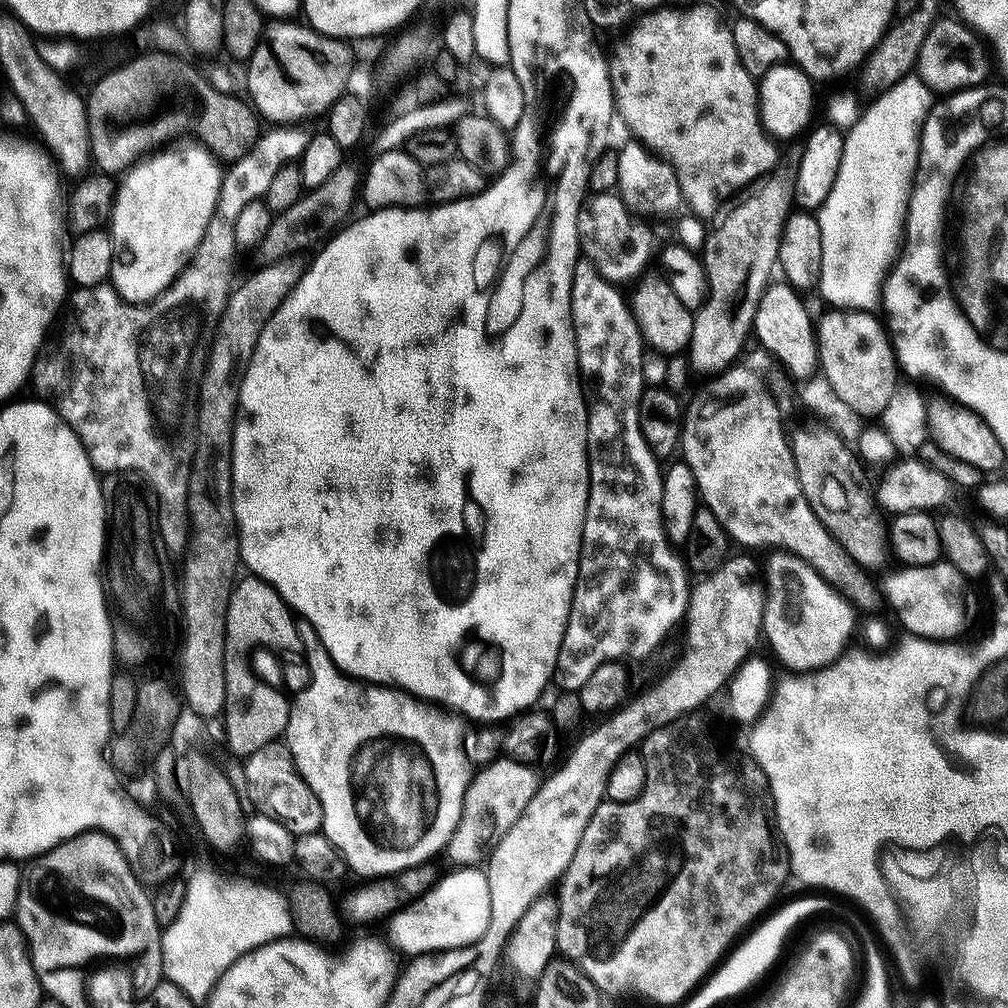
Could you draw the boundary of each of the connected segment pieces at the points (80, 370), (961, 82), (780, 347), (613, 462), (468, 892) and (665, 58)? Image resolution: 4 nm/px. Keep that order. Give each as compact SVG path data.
M299 123L269 127L269 132L261 131L256 136L247 152L244 152L241 157L227 165L222 178L222 186L220 187L220 197L216 203L214 214L206 226L206 234L202 234L202 242L198 242L194 254L188 260L188 265L180 271L178 278L165 292L158 294L152 300L147 300L145 304L131 304L129 300L123 300L111 283L108 282L95 284L89 288L73 287L66 297L66 307L59 317L58 327L51 333L50 338L45 339L44 347L37 354L36 361L32 367L30 384L31 387L36 387L35 395L51 404L55 408L56 413L71 426L74 434L78 434L78 438L82 442L82 446L86 450L86 454L97 473L134 472L150 485L153 494L156 496L158 530L164 543L164 551L169 557L183 557L189 550L189 539L192 535L191 518L188 516L187 492L190 486L190 474L195 458L196 439L199 430L200 387L203 382L205 368L208 365L209 352L212 349L212 341L216 336L216 329L219 326L222 314L226 310L228 298L231 296L234 287L232 275L236 272L236 255L238 255L236 239L234 238L234 222L238 222L242 210L246 206L250 206L250 202L264 197L267 188L270 187L271 180L274 178L274 174L278 174L278 170L282 170L282 166L299 161L301 154L303 154L306 146L313 138L313 133L311 131L307 132L304 128L306 127L301 126Z
M937 19L930 34L926 34L926 42L922 42L915 71L936 94L951 94L964 88L975 88L987 81L984 79L988 76L988 52L984 46L985 41L959 19Z
M787 282L776 283L769 283L768 289L764 291L762 298L758 302L758 310L752 323L755 339L760 339L761 346L796 379L796 382L811 380L818 372L818 353L816 350L814 321L806 314L801 293Z
M581 258L576 261L574 266L574 274L572 275L572 293L570 294L570 306L572 307L572 325L574 326L574 334L576 335L576 357L580 363L580 375L582 377L582 383L586 393L586 399L588 401L588 505L586 506L586 518L584 519L584 529L582 530L582 546L580 547L580 569L578 570L578 578L576 579L576 585L574 586L574 594L572 595L572 605L570 606L570 614L568 615L568 621L566 622L566 630L564 631L564 637L562 638L562 646L558 650L558 658L556 659L556 670L554 673L555 683L560 683L559 686L563 691L576 692L585 682L590 678L590 674L594 674L594 670L598 670L598 666L603 664L614 664L617 662L629 662L628 660L644 660L664 639L668 636L668 631L675 626L676 623L685 619L688 611L688 599L690 593L690 583L688 584L688 576L690 577L689 569L686 567L686 561L679 551L674 547L671 540L668 538L668 531L664 529L664 519L662 518L662 486L664 485L664 477L662 475L662 464L655 454L650 450L650 446L646 446L646 438L642 434L640 429L640 399L644 393L646 387L644 379L642 378L642 358L646 351L646 341L643 336L640 335L640 328L636 324L636 319L632 316L632 309L629 301L624 298L623 292L617 285L612 284L606 278L602 278L602 274L587 258Z
M474 867L457 868L449 873L449 876L441 875L427 892L391 914L386 940L397 953L408 952L407 955L413 957L426 952L444 952L447 948L473 944L486 934L486 926L490 926L487 871Z
M704 4L681 12L671 6L659 8L643 15L632 30L628 41L618 45L616 53L610 56L608 65L615 111L637 141L672 164L683 203L692 207L691 215L709 218L721 211L720 203L732 188L749 187L748 168L753 168L756 174L767 174L782 159L777 141L760 121L757 81L739 61L731 27L722 24L719 14Z

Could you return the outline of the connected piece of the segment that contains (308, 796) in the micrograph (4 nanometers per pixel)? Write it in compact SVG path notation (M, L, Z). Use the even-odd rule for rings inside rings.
M283 739L262 746L262 750L254 750L254 754L243 757L242 764L244 764L242 792L247 803L249 805L252 803L254 806L252 808L257 813L276 819L286 830L292 832L294 837L321 831L322 808L318 798L314 790L306 786L302 774L296 769L296 763L292 760L288 745Z

